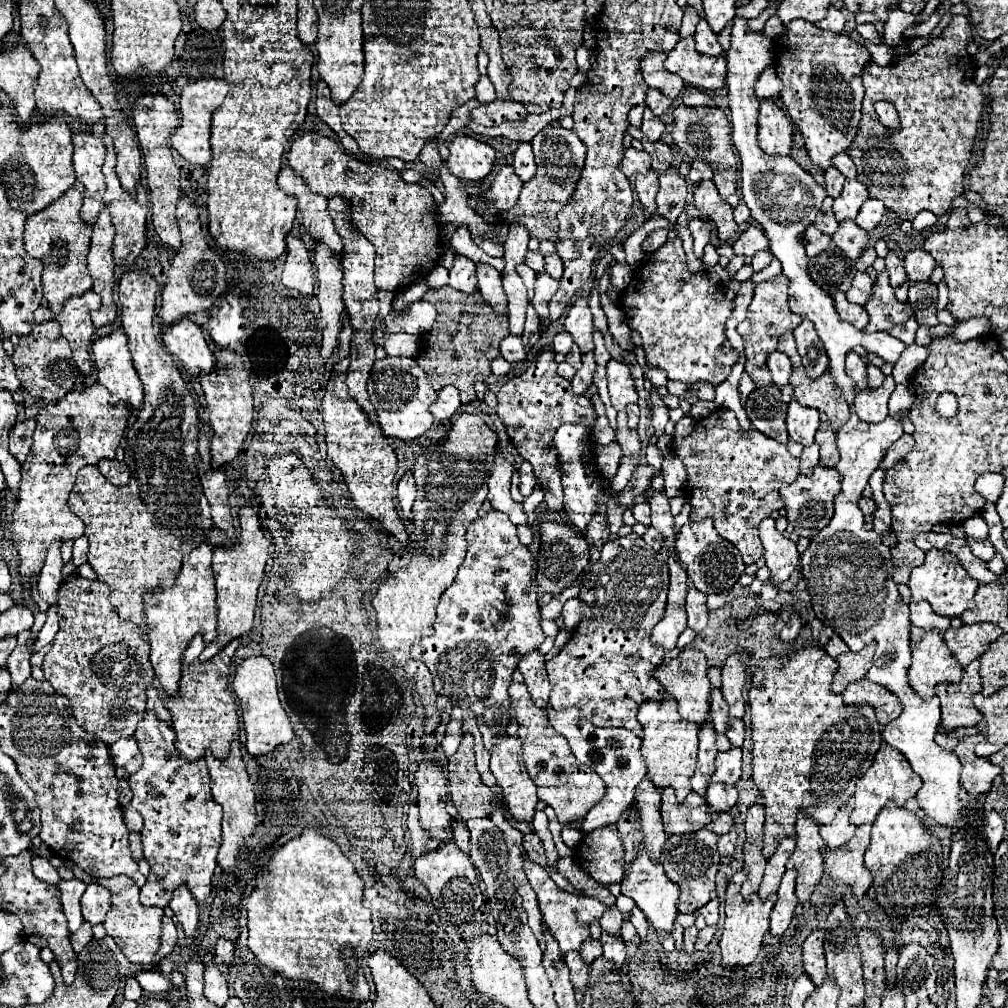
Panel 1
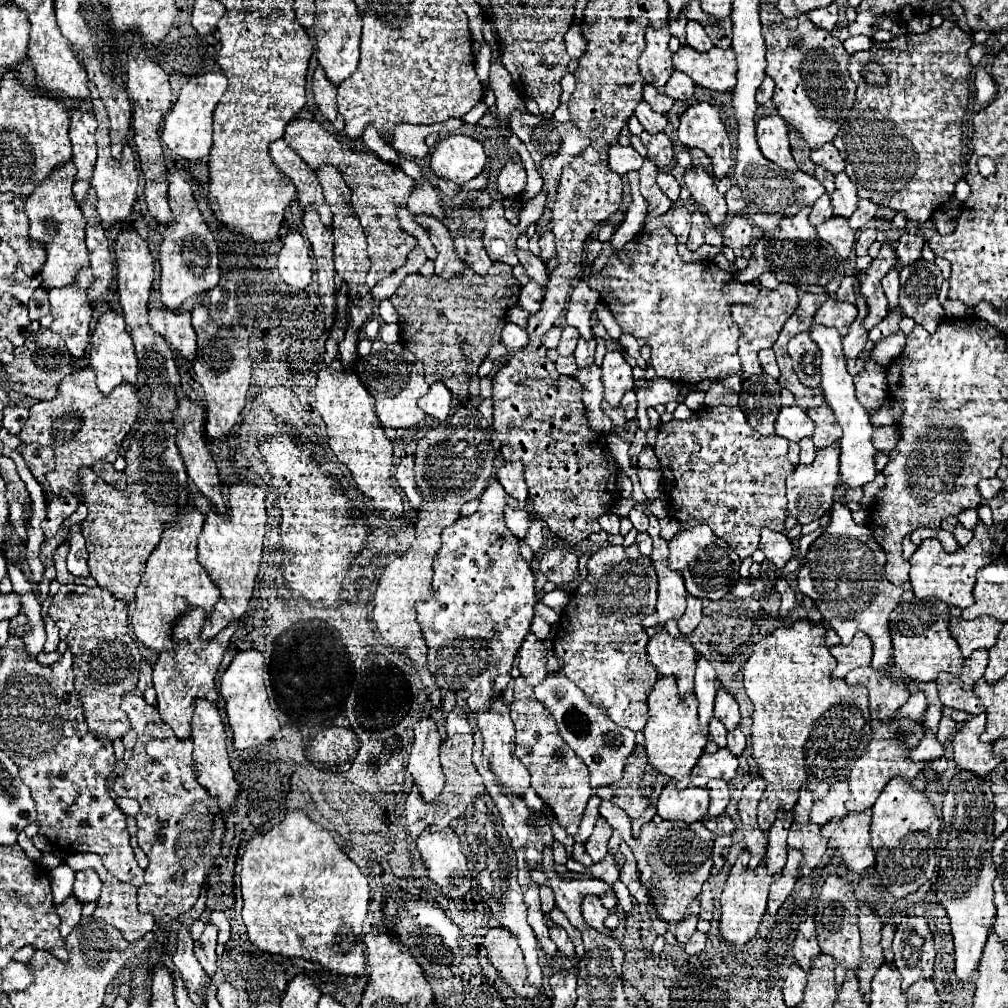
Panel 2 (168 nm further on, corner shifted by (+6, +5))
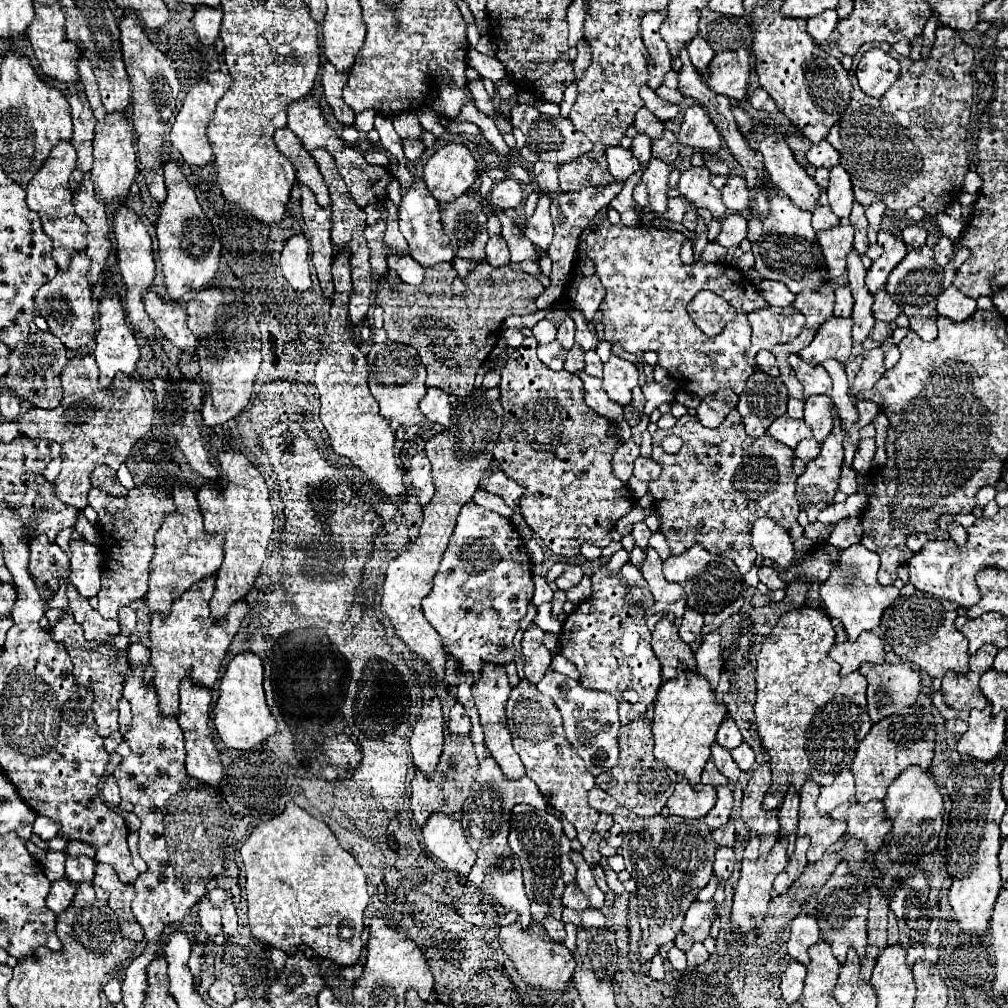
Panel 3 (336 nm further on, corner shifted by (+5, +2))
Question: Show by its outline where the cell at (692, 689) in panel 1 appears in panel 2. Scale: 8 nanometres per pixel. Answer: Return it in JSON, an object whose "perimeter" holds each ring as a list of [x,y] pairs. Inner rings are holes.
{"perimeter":[[[664,628],[648,642],[648,662],[656,666],[658,674],[674,674],[680,694],[694,690],[696,650],[684,638],[672,638]]]}

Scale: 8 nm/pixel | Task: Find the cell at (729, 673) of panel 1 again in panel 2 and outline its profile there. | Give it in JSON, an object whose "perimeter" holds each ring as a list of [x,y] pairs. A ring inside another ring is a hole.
{"perimeter":[[[724,688],[718,690],[716,694],[716,706],[714,706],[714,718],[722,720],[722,724],[726,726],[726,730],[736,730],[740,724],[740,710],[738,710],[738,702],[732,698],[732,694],[728,694]]]}

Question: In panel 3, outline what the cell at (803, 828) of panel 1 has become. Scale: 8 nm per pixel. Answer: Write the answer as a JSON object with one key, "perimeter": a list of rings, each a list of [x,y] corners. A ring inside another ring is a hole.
{"perimeter":[[[807,781],[801,789],[801,809],[799,809],[799,829],[797,835],[807,835],[811,839],[811,847],[807,851],[809,863],[821,859],[829,845],[833,845],[839,835],[845,831],[845,823],[833,823],[831,817],[821,817],[817,813],[815,801],[819,797],[819,785],[815,781]]]}

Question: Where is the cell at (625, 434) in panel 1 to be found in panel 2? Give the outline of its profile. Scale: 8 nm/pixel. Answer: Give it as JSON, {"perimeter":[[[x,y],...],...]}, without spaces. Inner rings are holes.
{"perimeter":[[[604,400],[604,402],[602,402],[602,410],[604,410],[604,414],[608,414],[608,416],[610,416],[610,420],[612,420],[616,426],[624,426],[624,424],[626,424],[626,418],[624,418],[624,408],[622,408],[622,406],[612,408],[612,406]]]}

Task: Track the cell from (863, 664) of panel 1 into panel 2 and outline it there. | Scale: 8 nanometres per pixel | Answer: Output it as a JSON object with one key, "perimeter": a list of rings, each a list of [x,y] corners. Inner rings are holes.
{"perimeter":[[[858,632],[848,646],[838,644],[838,646],[830,648],[830,652],[836,658],[836,668],[832,672],[832,678],[844,678],[850,670],[854,670],[858,666],[870,666],[872,640],[866,634]]]}

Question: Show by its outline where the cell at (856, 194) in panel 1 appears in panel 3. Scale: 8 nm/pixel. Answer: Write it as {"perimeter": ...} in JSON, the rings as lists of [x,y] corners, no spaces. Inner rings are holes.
{"perimeter":[[[841,165],[831,169],[831,181],[827,187],[827,195],[829,195],[829,207],[833,209],[833,213],[837,217],[849,217],[851,205],[855,201],[853,199],[853,185],[851,185],[847,171]]]}

